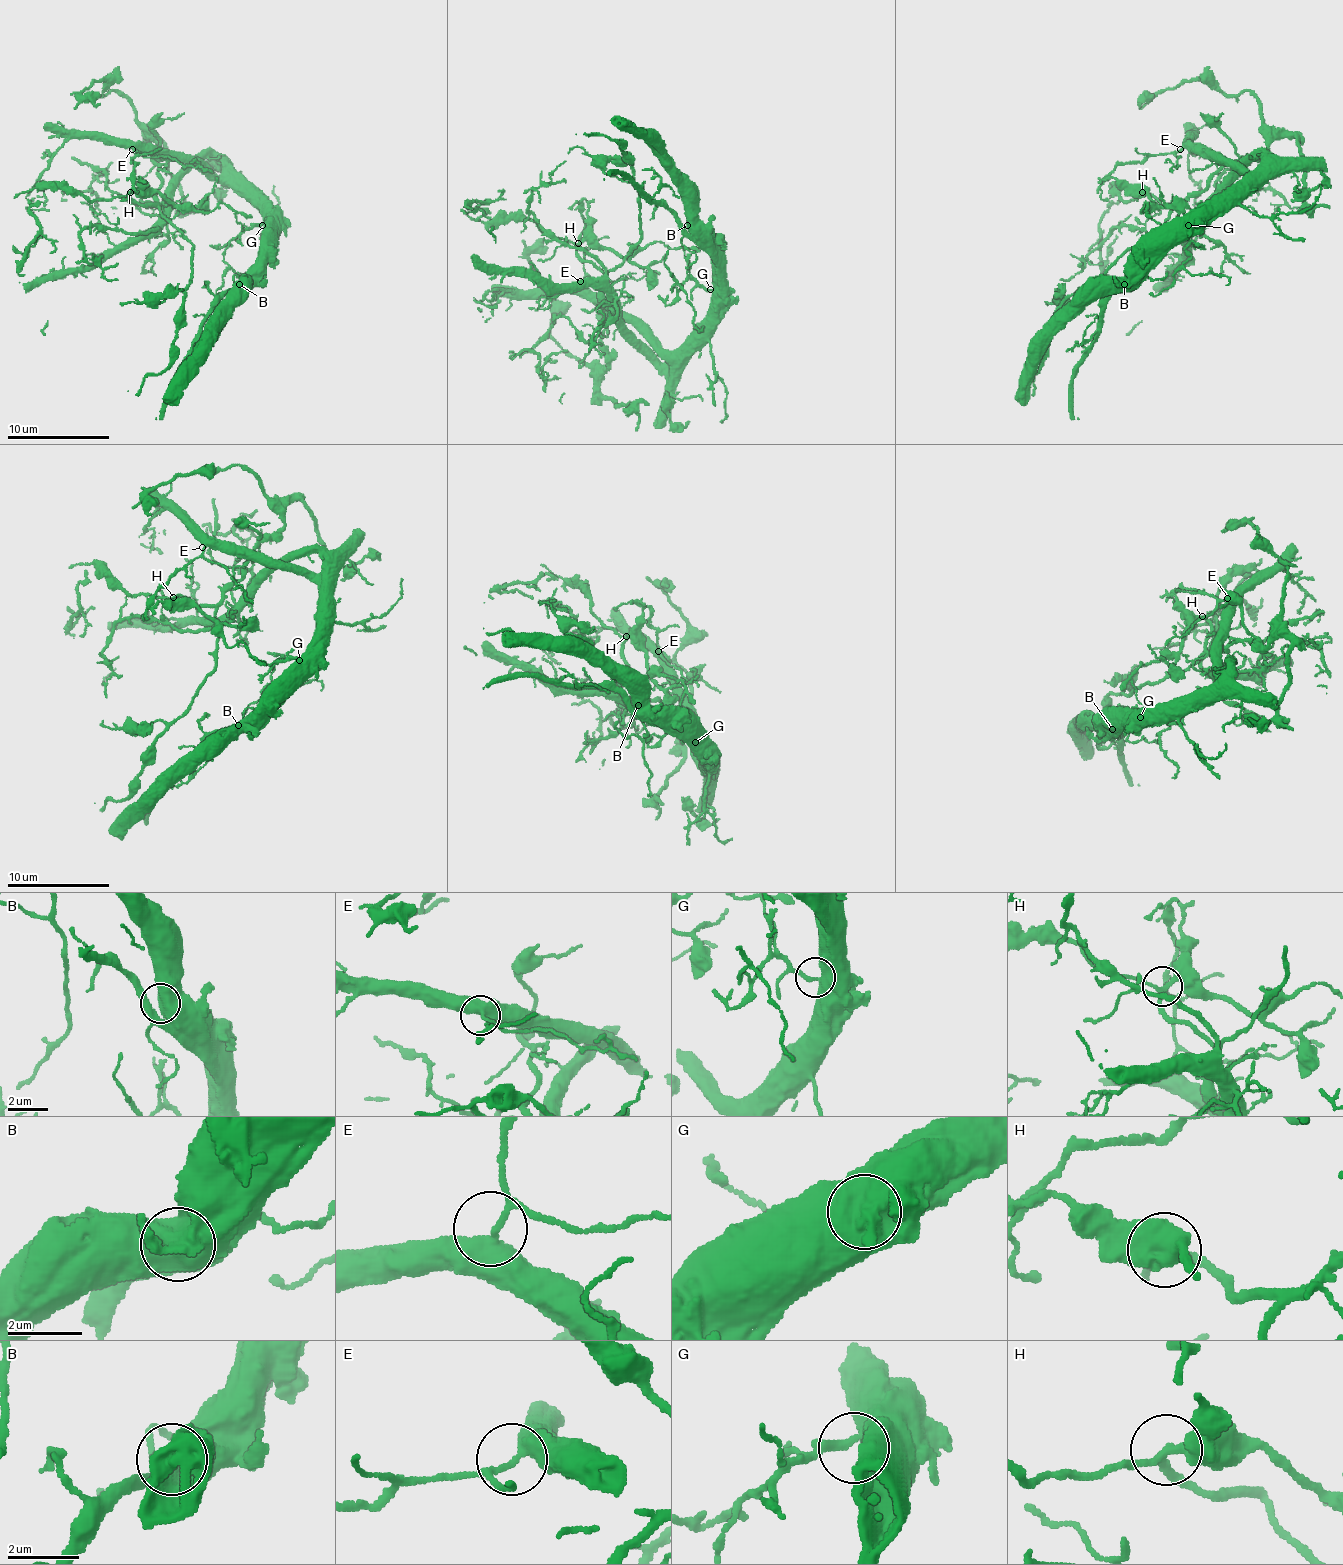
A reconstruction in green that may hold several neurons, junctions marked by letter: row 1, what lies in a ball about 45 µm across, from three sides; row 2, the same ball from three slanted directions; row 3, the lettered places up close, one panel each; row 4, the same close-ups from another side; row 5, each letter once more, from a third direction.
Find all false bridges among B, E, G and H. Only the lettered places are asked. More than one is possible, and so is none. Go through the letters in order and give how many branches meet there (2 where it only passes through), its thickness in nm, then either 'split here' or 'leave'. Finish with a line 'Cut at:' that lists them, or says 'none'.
B: 1 branches meet; 1000 nm thick; leave
E: 3 branches meet; 280 nm thick; leave
G: 2 branches meet; 400 nm thick; leave
H: 3 branches meet; 220 nm thick; leave
Cut at: none

